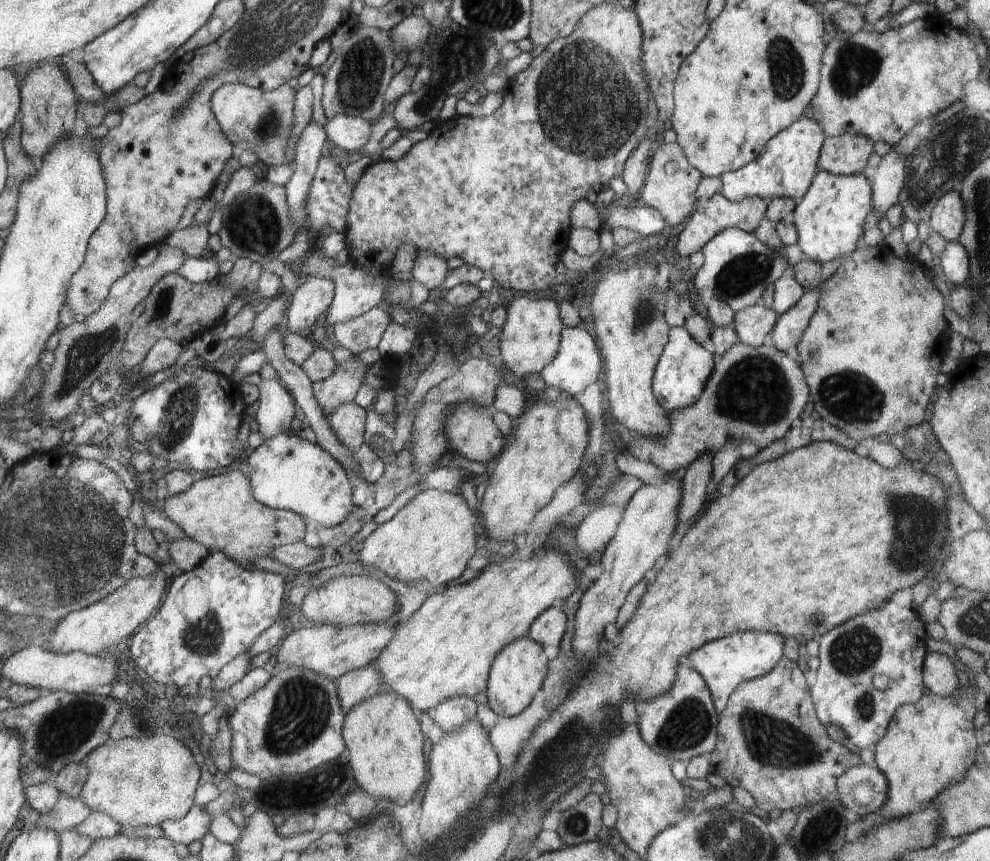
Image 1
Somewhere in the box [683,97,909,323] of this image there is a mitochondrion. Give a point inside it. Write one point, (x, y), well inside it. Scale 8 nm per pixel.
(741, 275)

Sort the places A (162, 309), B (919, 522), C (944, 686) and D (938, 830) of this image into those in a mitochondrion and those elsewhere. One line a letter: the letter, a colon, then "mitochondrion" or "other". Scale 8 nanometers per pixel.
A: mitochondrion
B: mitochondrion
C: other
D: other

